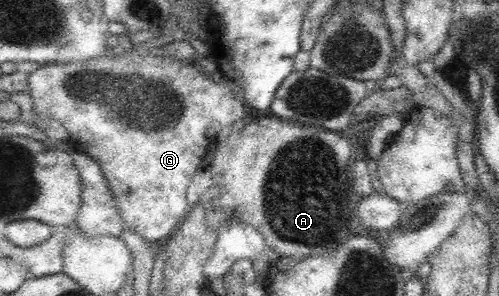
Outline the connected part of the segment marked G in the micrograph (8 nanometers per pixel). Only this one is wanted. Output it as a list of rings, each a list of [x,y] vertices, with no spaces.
[[[161,36],[160,38],[151,38],[146,43],[138,43],[130,50],[124,51],[123,54],[115,55],[111,52],[94,58],[86,62],[54,62],[53,64],[46,64],[39,69],[36,69],[29,74],[28,87],[30,95],[33,99],[33,109],[39,120],[45,117],[51,117],[59,121],[66,127],[69,134],[68,143],[75,149],[84,150],[90,157],[93,157],[101,166],[102,175],[106,179],[106,183],[110,188],[111,194],[115,199],[115,206],[120,212],[120,219],[124,228],[134,231],[140,238],[144,238],[146,242],[161,243],[170,238],[174,234],[182,219],[188,213],[188,198],[187,187],[192,181],[194,174],[199,170],[200,161],[206,155],[206,147],[210,145],[210,139],[218,135],[221,129],[232,125],[235,121],[245,118],[243,99],[236,98],[236,90],[230,89],[223,77],[220,75],[210,75],[198,71],[192,64],[184,63],[184,61],[174,61],[169,54],[163,56],[154,55],[152,48],[162,48],[173,39],[168,36]]]

